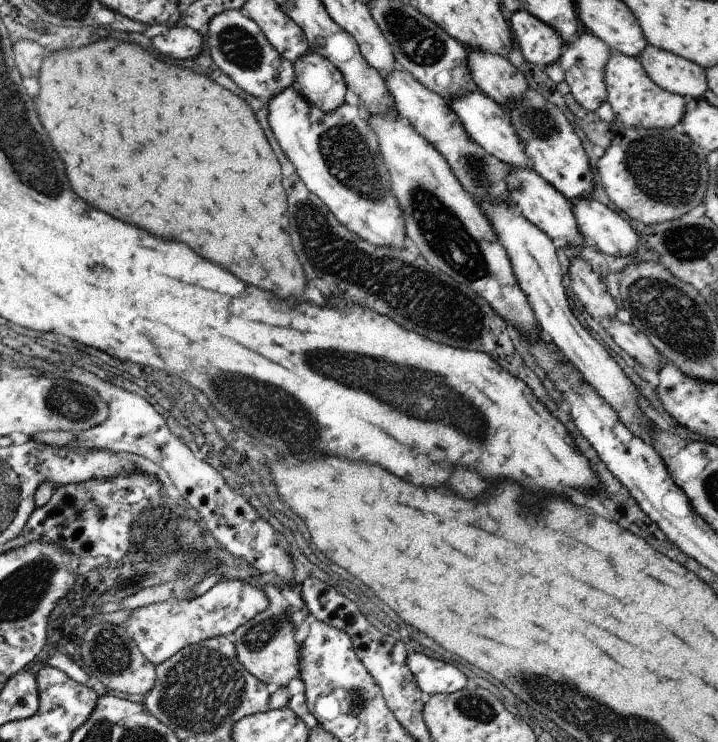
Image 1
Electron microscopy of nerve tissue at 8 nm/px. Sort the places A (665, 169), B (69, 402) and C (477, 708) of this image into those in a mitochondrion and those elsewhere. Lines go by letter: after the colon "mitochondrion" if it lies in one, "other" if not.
A: mitochondrion
B: mitochondrion
C: mitochondrion

